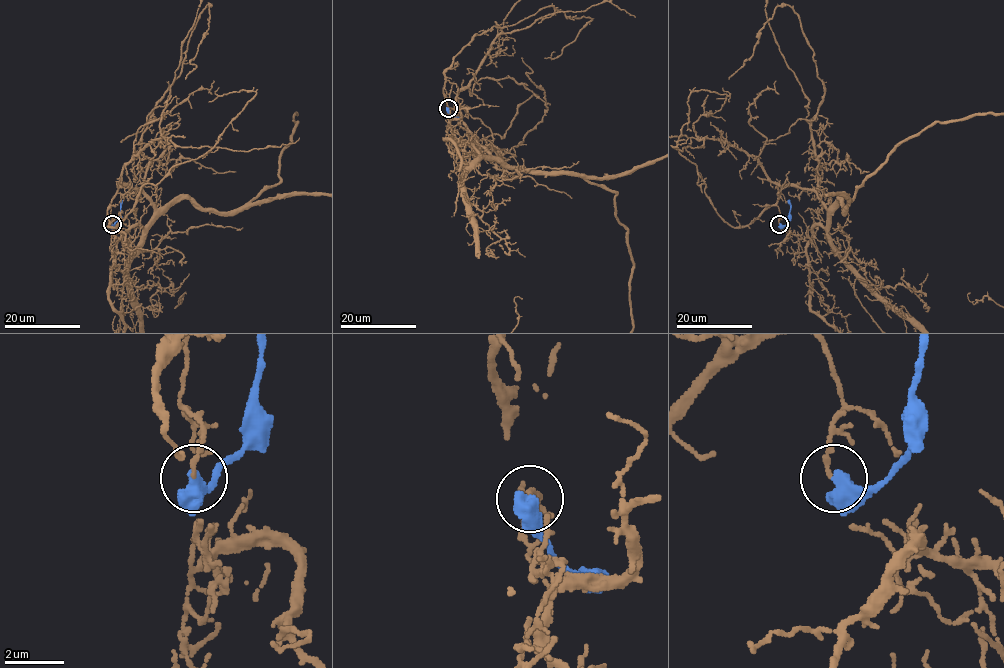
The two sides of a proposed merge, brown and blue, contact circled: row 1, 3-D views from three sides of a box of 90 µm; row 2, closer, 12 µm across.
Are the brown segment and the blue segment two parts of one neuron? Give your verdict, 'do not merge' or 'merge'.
do not merge

